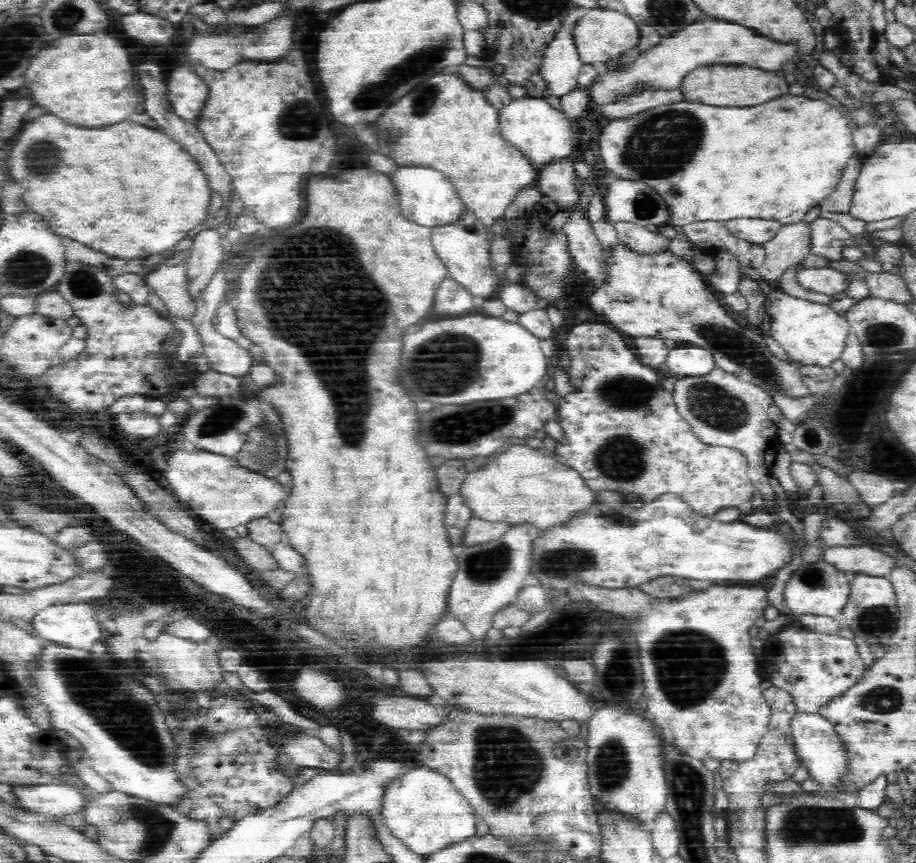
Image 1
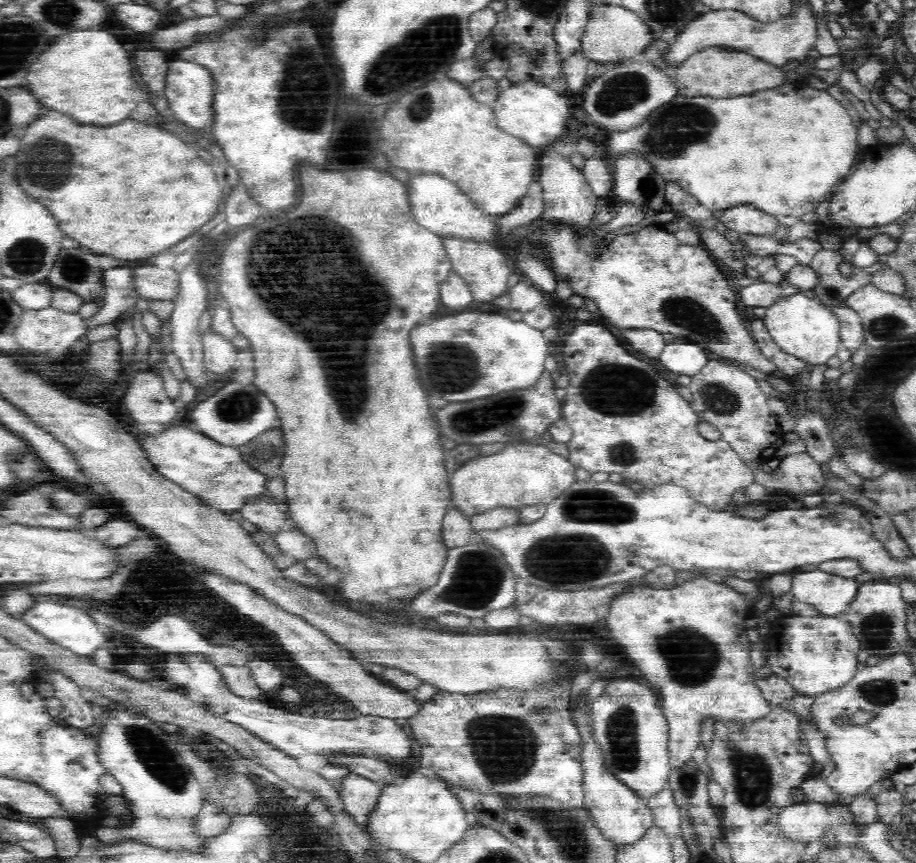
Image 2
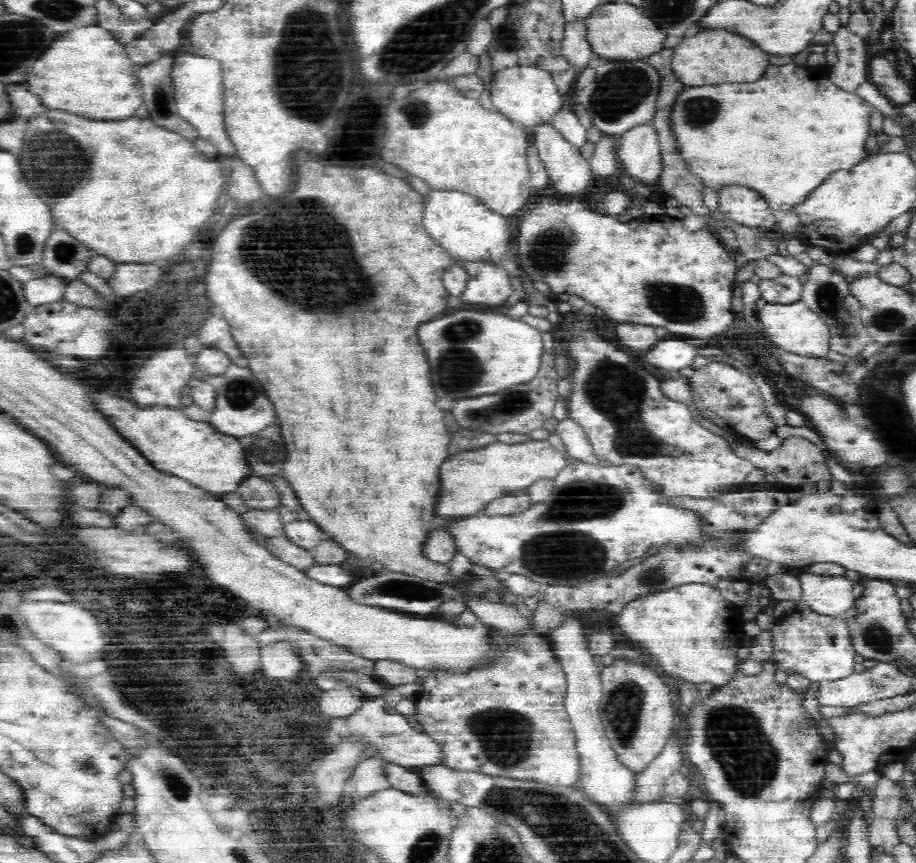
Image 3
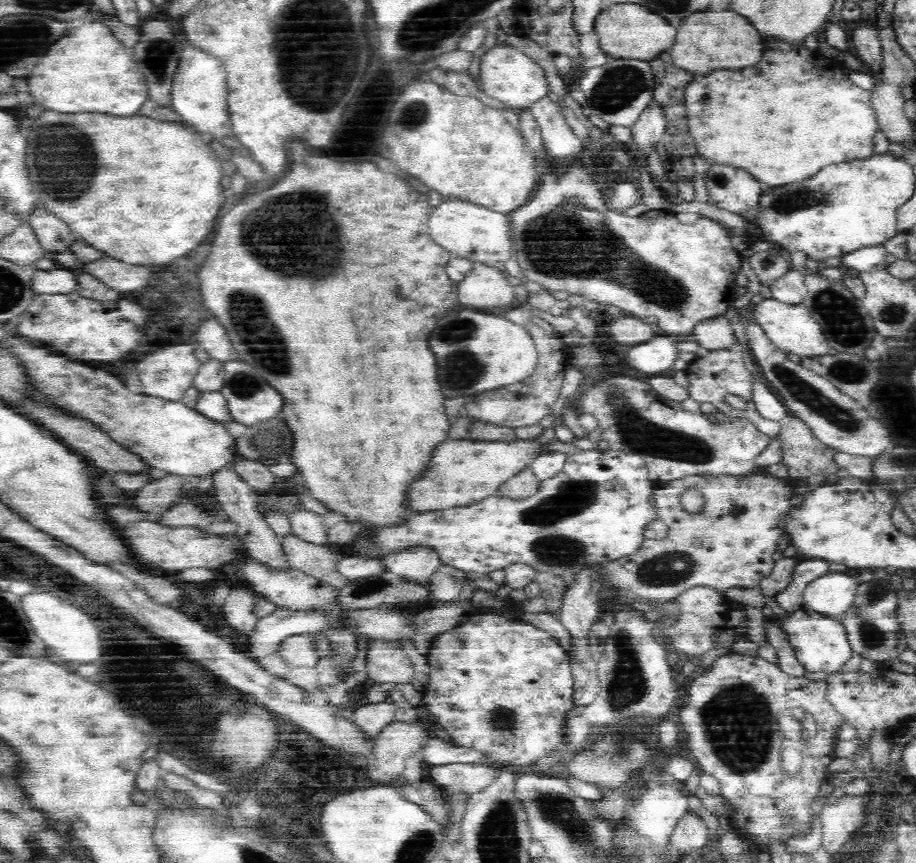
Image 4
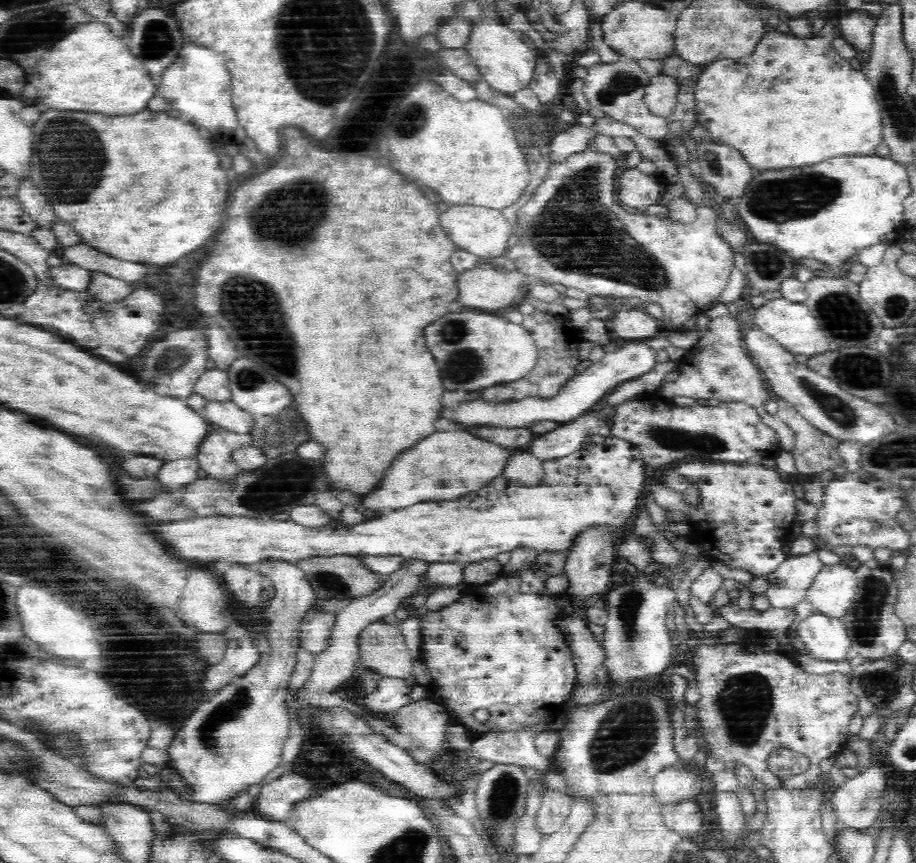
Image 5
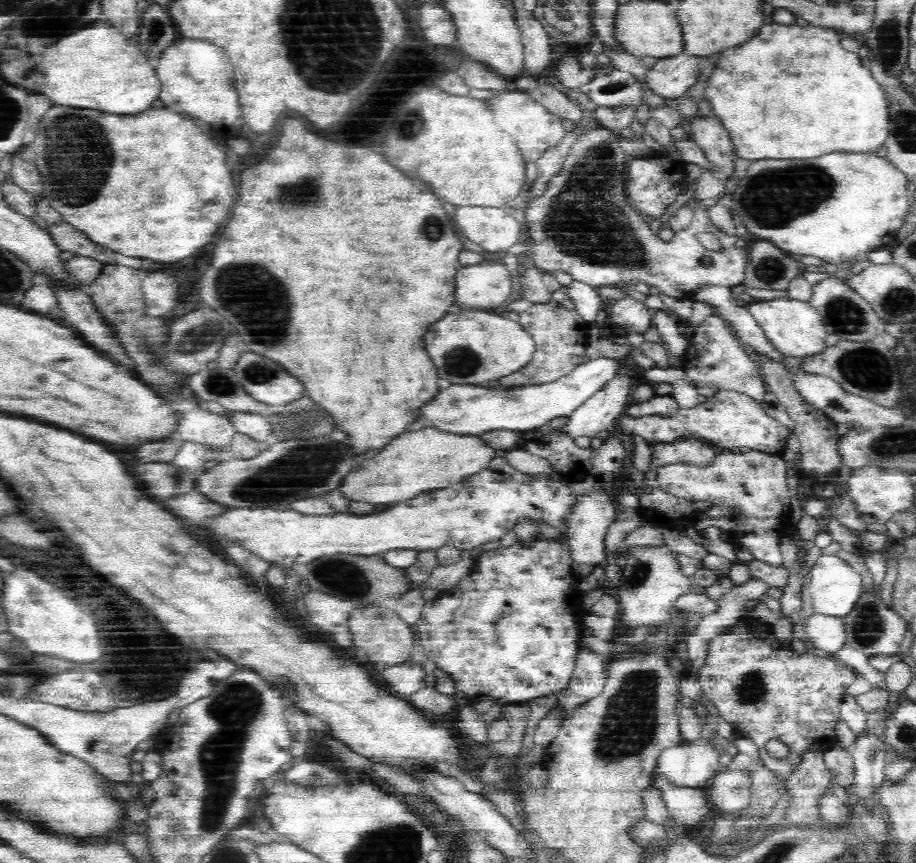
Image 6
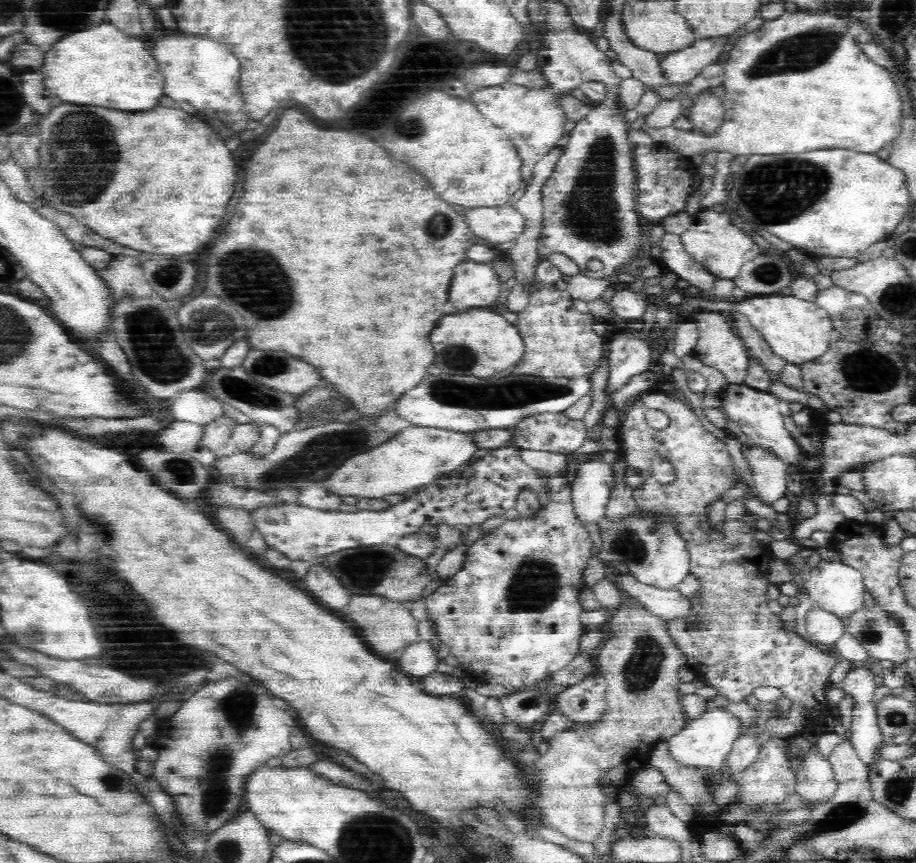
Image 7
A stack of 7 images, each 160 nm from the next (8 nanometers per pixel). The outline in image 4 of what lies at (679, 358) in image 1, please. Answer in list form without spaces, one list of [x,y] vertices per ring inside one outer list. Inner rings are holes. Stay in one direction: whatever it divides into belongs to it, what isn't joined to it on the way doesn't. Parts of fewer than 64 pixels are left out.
[[[654,338],[642,344],[632,346],[624,362],[628,368],[638,370],[642,374],[658,374],[662,370],[668,370],[676,362],[677,348],[670,338]]]

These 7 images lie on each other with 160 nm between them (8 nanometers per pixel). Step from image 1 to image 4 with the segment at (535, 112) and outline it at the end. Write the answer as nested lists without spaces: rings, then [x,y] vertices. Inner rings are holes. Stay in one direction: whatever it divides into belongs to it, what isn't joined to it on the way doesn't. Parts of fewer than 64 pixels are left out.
[[[498,41],[481,57],[478,78],[483,92],[505,103],[515,111],[524,106],[531,106],[538,100],[538,96],[550,92],[544,69],[536,61],[514,46]]]

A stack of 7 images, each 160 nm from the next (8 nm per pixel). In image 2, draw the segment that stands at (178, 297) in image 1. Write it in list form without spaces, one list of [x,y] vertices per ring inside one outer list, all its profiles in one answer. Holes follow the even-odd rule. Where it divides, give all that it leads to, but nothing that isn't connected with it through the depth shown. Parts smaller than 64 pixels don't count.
[[[151,264],[132,270],[132,289],[140,299],[174,300],[178,289],[179,273],[173,268],[162,269]]]

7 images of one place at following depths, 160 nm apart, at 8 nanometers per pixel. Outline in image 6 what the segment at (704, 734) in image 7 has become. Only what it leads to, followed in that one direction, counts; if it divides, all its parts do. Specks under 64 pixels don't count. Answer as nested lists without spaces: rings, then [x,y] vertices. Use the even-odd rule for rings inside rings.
[[[698,736],[694,740],[683,739],[678,744],[668,745],[660,753],[657,760],[657,770],[668,780],[675,782],[678,786],[704,787],[705,783],[715,776],[716,773],[724,769],[720,765],[720,756],[725,753],[724,745],[720,736],[717,739],[703,738]]]

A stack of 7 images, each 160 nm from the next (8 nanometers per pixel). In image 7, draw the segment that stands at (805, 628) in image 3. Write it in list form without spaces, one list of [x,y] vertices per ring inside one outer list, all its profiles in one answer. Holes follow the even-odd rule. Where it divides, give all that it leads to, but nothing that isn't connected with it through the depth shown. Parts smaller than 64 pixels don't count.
[[[815,605],[806,613],[805,626],[813,641],[834,646],[845,632],[845,619]]]

